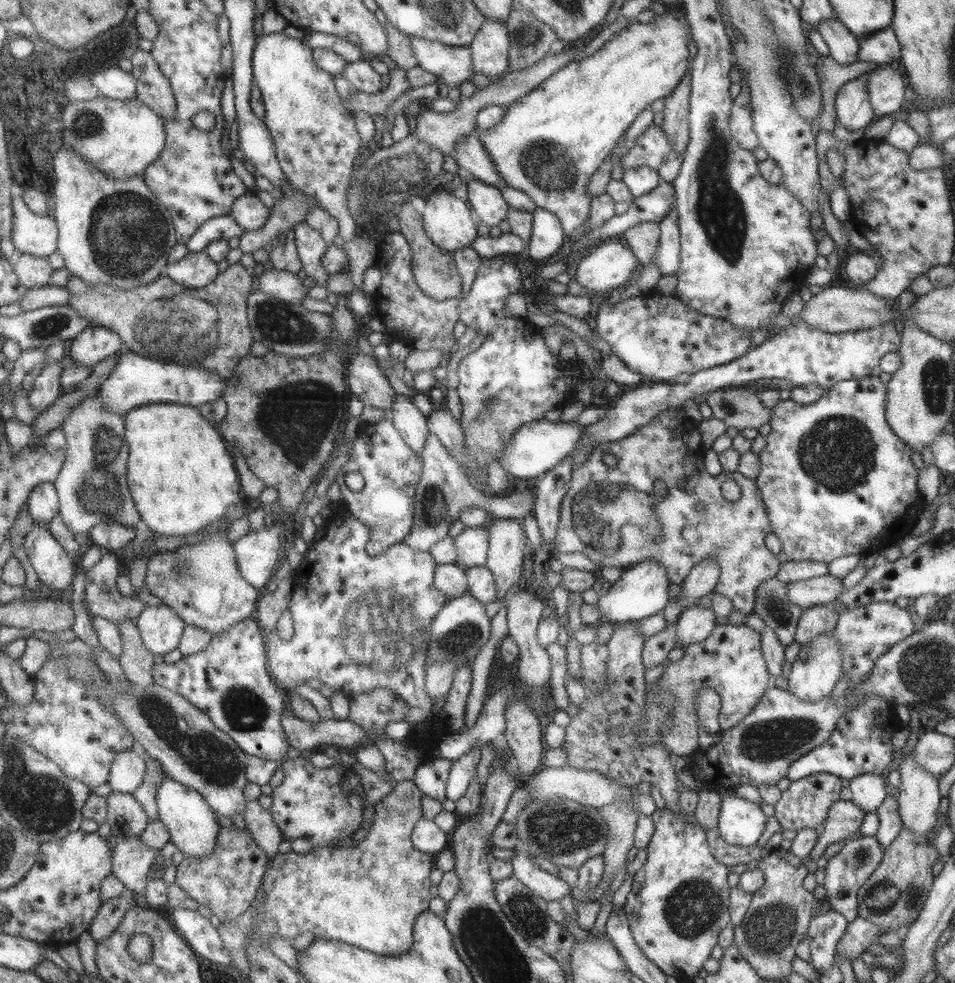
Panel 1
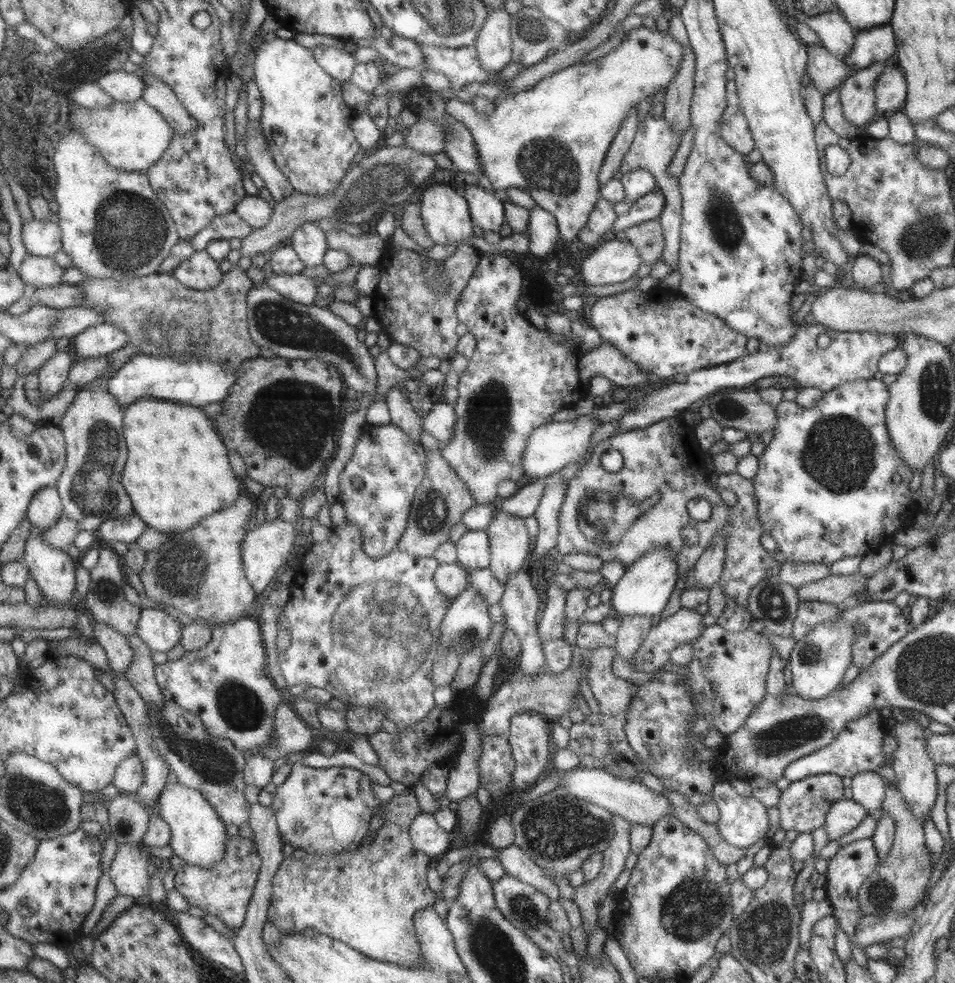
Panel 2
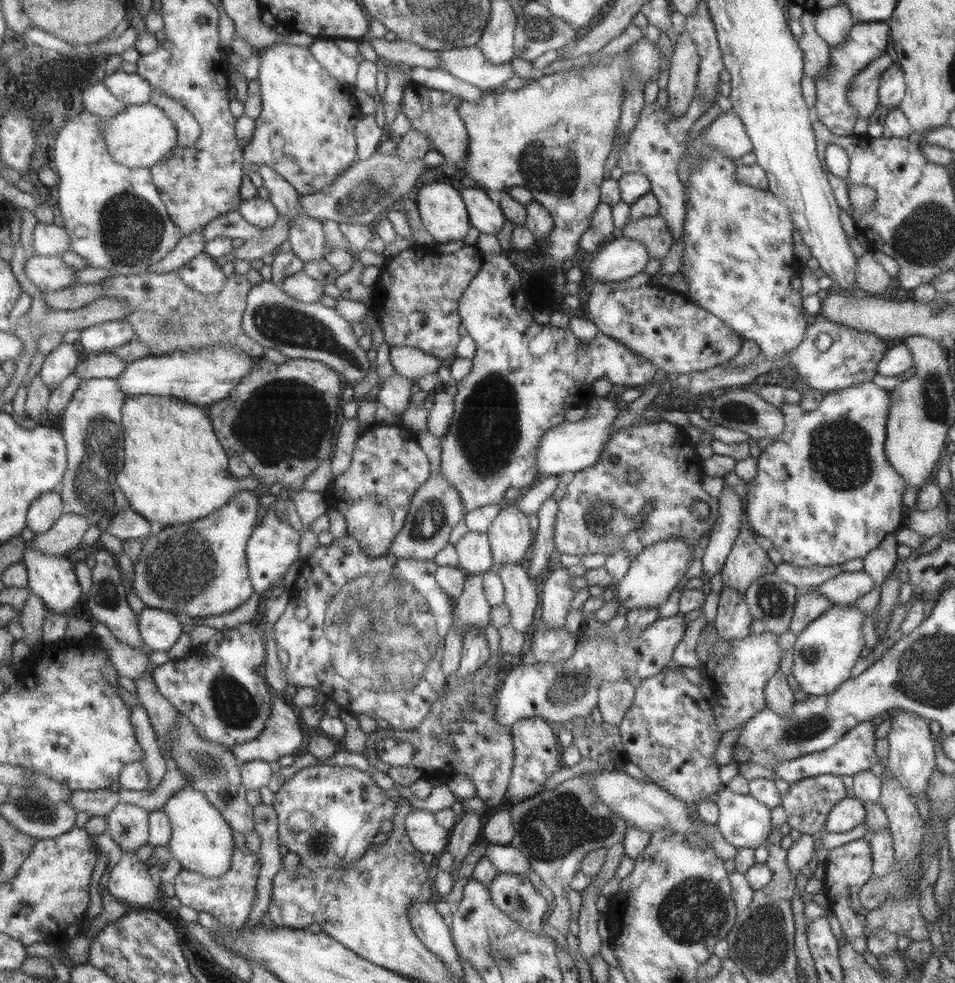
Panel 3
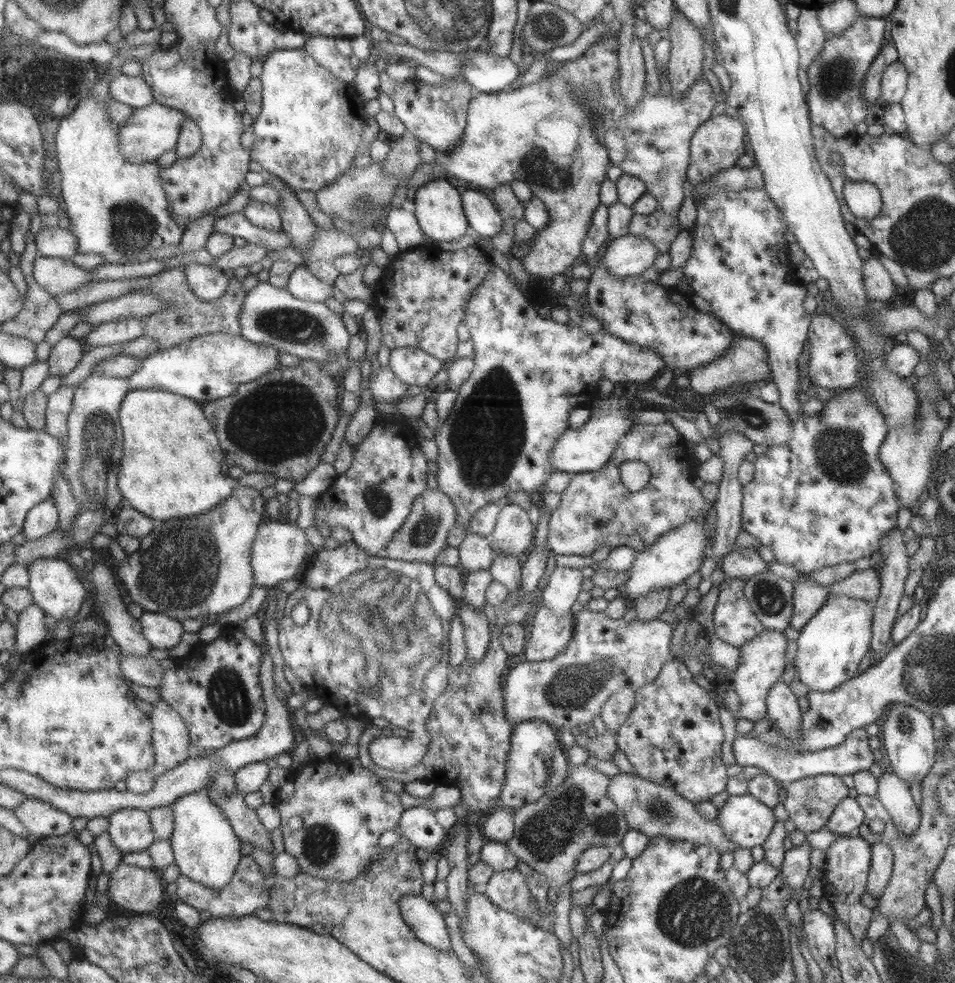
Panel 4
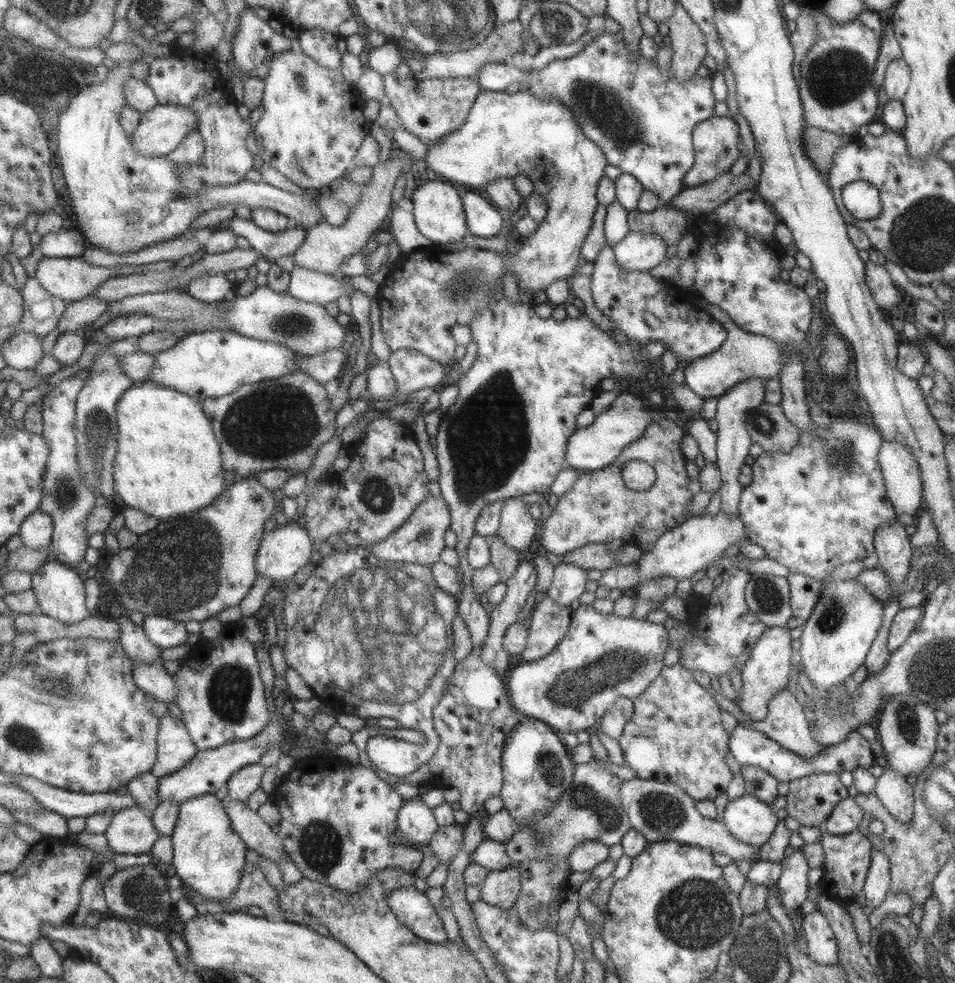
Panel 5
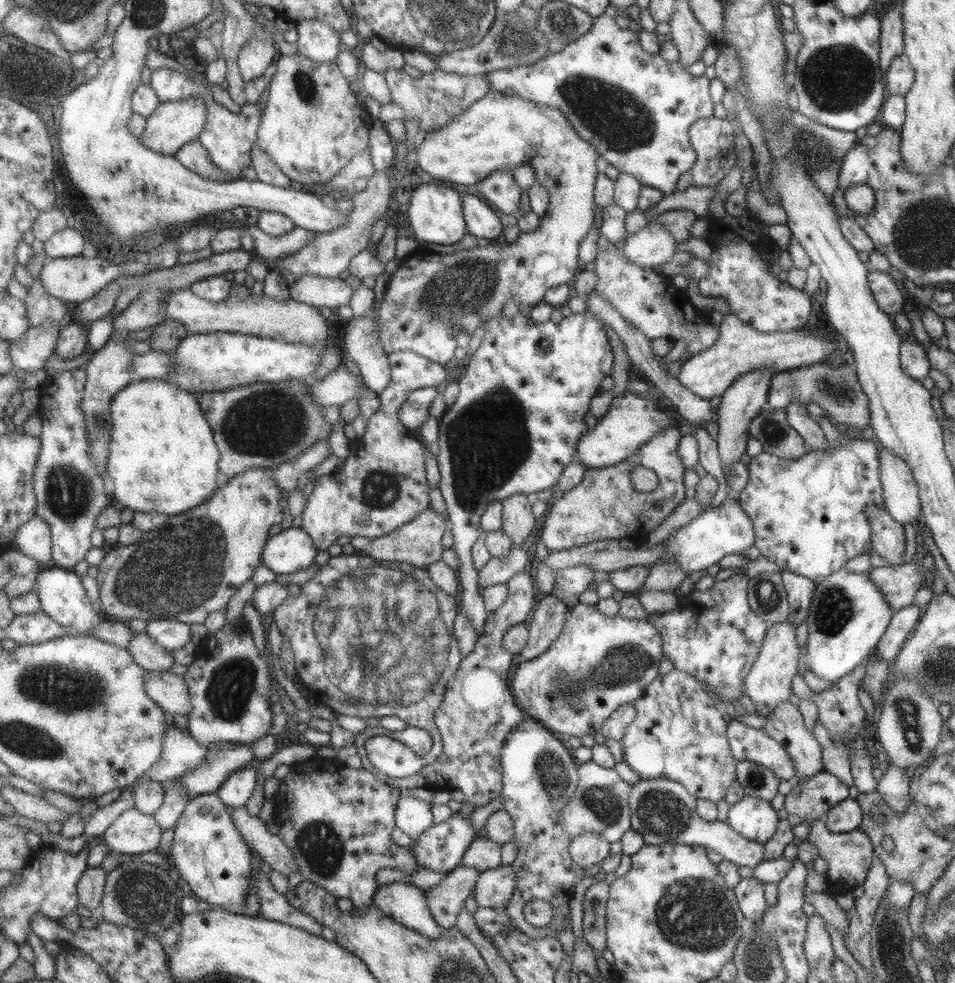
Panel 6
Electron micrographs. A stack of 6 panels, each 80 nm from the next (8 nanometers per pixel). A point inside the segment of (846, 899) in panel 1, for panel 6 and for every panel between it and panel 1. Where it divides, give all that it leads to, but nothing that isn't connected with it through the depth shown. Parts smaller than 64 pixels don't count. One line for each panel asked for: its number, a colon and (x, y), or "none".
2: (852, 864)
3: (848, 866)
4: (847, 860)
5: (847, 856)
6: (848, 855)

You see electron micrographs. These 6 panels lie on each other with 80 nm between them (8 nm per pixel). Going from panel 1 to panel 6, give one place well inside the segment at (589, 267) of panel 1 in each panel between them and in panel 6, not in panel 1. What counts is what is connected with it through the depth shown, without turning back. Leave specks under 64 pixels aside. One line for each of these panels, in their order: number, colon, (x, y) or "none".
2: (614, 259)
3: (620, 257)
4: (629, 255)
5: (641, 250)
6: (652, 245)

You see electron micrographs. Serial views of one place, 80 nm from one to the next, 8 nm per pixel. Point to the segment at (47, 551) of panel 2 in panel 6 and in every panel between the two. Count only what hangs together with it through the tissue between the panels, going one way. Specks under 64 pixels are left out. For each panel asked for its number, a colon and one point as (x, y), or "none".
3: (53, 578)
4: (59, 588)
5: (61, 593)
6: (63, 596)

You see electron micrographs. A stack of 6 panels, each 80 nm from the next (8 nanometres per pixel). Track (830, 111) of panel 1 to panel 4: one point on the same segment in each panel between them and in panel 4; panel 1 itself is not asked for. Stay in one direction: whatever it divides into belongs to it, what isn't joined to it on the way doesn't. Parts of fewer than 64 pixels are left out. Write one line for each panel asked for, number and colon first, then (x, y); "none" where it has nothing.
2: (825, 70)
3: (815, 51)
4: (810, 37)

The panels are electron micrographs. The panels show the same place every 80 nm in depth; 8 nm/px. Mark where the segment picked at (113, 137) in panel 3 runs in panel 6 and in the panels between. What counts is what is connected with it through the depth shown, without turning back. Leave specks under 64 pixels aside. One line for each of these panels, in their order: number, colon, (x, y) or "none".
4: (155, 129)
5: (161, 131)
6: (174, 123)

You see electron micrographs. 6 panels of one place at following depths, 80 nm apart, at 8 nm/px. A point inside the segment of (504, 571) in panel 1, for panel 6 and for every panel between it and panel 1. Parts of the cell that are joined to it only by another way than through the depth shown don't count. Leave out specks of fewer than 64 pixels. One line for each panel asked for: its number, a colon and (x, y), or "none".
2: (508, 540)
3: (509, 536)
4: (513, 534)
5: (516, 529)
6: (517, 521)

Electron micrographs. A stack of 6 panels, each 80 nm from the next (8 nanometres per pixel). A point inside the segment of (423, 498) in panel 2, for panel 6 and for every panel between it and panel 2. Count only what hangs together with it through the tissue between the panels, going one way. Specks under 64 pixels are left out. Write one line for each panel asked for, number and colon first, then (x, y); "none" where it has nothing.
3: (435, 508)
4: (422, 535)
5: (419, 540)
6: (417, 543)

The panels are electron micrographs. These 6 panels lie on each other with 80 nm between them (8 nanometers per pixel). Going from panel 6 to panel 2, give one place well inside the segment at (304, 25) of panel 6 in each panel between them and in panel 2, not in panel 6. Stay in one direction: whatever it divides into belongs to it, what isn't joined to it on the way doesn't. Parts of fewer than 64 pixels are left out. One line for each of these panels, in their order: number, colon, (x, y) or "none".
2: (337, 64)
3: (326, 54)
4: (322, 49)
5: (320, 46)

